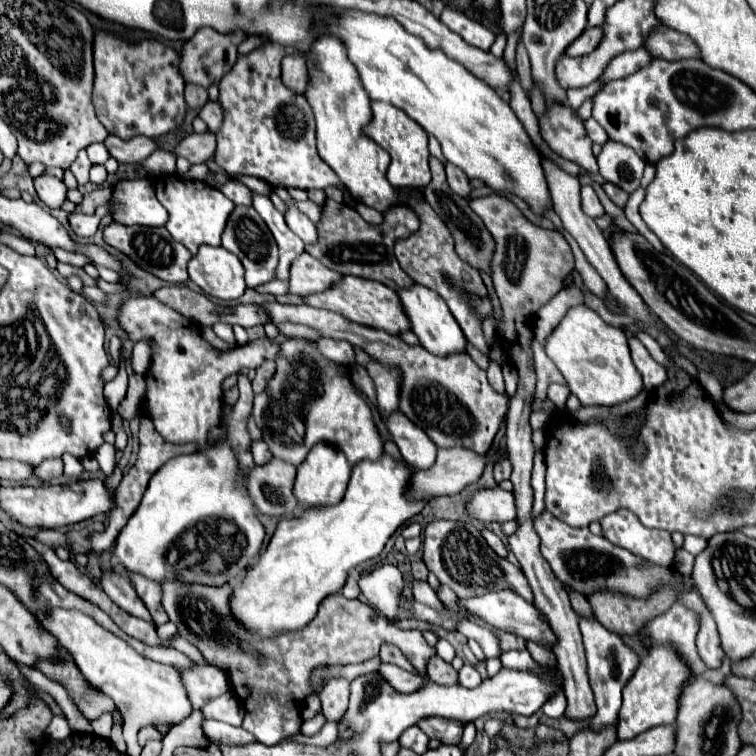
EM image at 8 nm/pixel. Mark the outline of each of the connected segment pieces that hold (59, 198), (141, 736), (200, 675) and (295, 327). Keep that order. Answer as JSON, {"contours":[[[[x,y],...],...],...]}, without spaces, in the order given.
{"contours":[[[[38,176],[34,178],[34,188],[38,192],[38,198],[48,208],[62,208],[66,200],[66,186],[54,176]]],[[[147,726],[138,732],[137,738],[141,747],[144,747],[146,740],[160,740],[160,738],[162,738],[162,734],[160,734],[156,727]]],[[[196,666],[194,670],[182,670],[182,668],[178,668],[178,670],[182,672],[182,680],[186,684],[186,690],[190,692],[190,702],[194,704],[196,710],[202,708],[204,704],[208,704],[210,700],[222,696],[224,692],[230,692],[230,688],[232,688],[228,676],[222,676],[220,668],[214,668],[214,666]]],[[[280,324],[278,326],[282,334],[286,336],[298,336],[298,338],[320,338],[318,332],[314,332],[314,328],[306,328],[300,324]]]]}

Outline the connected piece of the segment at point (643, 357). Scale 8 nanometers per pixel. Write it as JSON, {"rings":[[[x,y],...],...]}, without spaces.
{"rings":[[[632,336],[628,340],[630,344],[630,350],[632,350],[632,360],[634,360],[634,366],[638,368],[638,372],[642,374],[642,382],[644,382],[644,388],[646,390],[652,390],[656,386],[660,386],[664,380],[666,380],[666,370],[648,354],[648,350],[644,348],[644,344]]]}

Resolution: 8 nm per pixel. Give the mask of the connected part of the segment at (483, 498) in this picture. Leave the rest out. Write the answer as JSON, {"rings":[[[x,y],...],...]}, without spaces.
{"rings":[[[500,486],[478,490],[468,504],[468,514],[480,522],[500,522],[502,524],[502,522],[514,520],[516,518],[514,492],[502,490]]]}

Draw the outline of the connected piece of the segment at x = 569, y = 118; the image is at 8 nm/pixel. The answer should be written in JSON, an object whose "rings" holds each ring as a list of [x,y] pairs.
{"rings":[[[570,106],[548,108],[548,114],[540,118],[540,132],[548,146],[562,158],[576,162],[588,174],[598,174],[592,140],[586,136],[582,120]]]}

